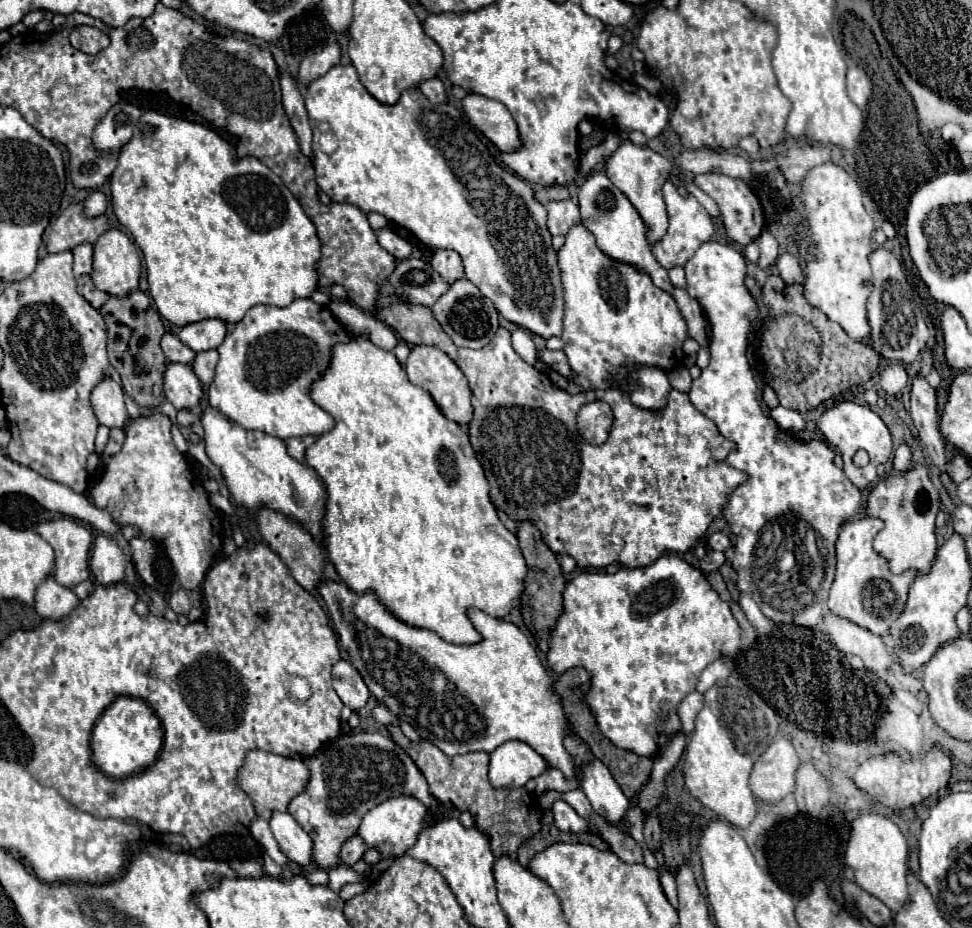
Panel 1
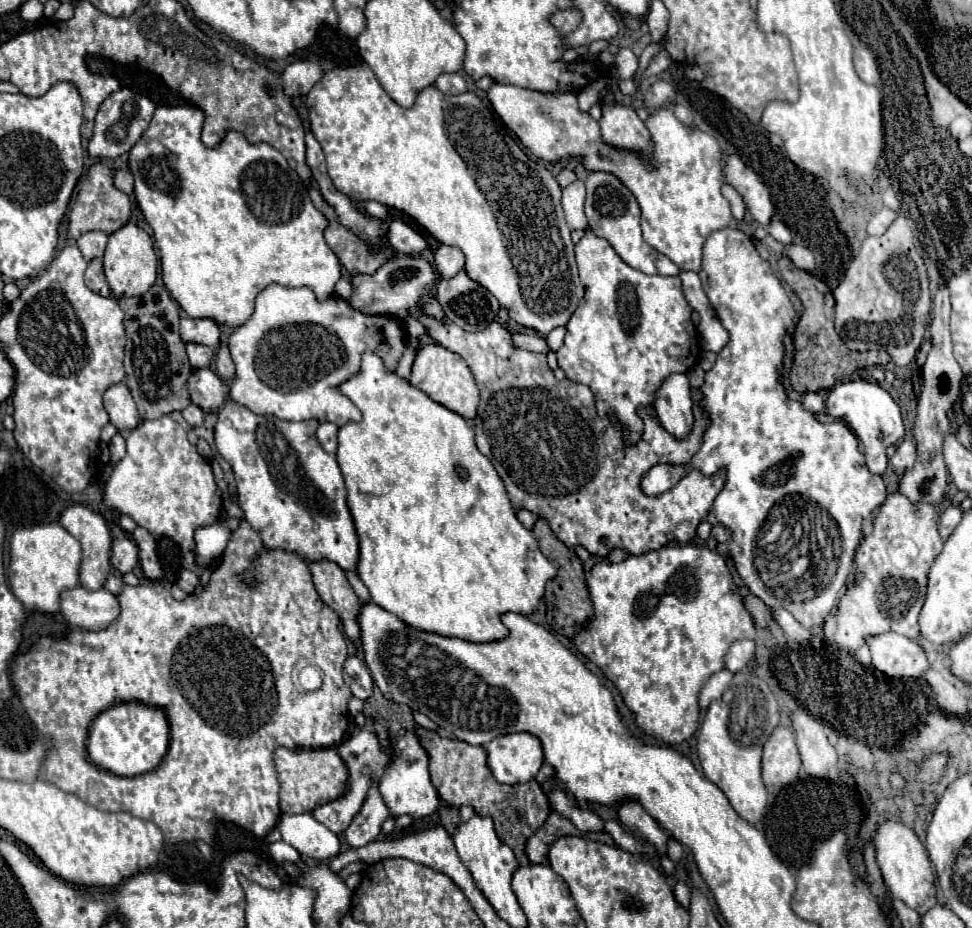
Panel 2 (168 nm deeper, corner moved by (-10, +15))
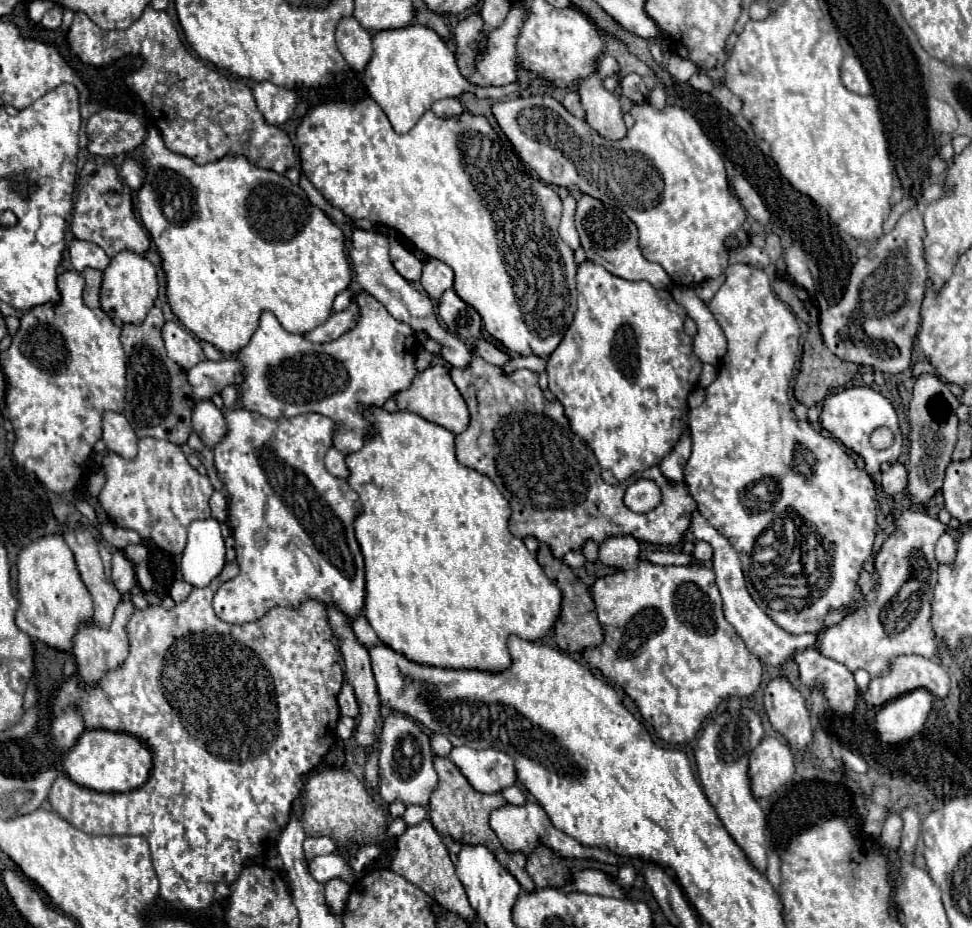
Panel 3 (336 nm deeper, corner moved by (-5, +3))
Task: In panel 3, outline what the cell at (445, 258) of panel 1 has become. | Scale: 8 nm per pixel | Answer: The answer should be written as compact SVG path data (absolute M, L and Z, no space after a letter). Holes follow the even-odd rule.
M429 259L423 267L421 285L429 293L429 297L439 299L443 291L453 287L453 269L439 259Z

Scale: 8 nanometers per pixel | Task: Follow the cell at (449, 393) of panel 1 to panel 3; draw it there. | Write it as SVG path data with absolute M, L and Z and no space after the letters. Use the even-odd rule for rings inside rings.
M431 365L425 371L419 371L415 375L411 387L397 393L397 405L403 411L417 413L427 421L437 423L437 425L453 431L455 435L463 433L467 429L467 425L469 425L469 409L465 405L465 399L461 397L459 389L455 387L449 371L445 367L441 367L441 365Z

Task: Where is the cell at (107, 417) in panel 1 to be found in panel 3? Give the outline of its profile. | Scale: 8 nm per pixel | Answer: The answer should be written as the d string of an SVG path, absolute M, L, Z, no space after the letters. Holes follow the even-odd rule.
M105 411L103 415L103 441L109 451L127 459L137 455L137 435L129 421L119 411Z

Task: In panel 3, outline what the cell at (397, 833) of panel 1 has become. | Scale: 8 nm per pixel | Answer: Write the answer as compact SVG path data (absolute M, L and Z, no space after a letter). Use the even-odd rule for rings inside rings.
M391 713L385 717L379 739L379 795L385 803L401 801L409 805L429 805L429 797L437 785L437 773L433 769L433 751L429 745L429 735L423 733L415 721L403 717L401 713Z

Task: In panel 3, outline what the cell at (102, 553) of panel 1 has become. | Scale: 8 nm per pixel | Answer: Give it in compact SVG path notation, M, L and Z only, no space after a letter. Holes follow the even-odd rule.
M121 551L113 553L113 575L111 577L113 577L113 583L121 595L127 595L131 591L131 587L135 585L133 565Z

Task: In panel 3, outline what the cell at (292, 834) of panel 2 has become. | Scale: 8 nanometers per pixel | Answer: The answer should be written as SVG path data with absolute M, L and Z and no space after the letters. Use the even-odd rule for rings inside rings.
M331 853L331 855L319 855L313 857L309 863L309 873L319 881L319 883L327 883L333 877L341 877L349 883L353 883L353 871L347 863L345 857Z

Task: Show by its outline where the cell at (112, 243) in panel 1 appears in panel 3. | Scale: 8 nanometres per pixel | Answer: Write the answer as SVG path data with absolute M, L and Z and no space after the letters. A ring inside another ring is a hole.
M121 251L117 253L107 269L103 271L103 285L101 285L101 309L119 323L143 323L147 311L151 309L155 297L157 297L159 285L157 285L157 273L149 259L143 255L137 255L133 251Z

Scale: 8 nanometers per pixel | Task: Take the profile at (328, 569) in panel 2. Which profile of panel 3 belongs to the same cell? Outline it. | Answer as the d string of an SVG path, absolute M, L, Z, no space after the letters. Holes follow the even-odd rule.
M327 605L327 615L329 615L329 625L333 629L333 635L339 639L339 649L341 649L341 655L343 655L343 661L345 661L347 681L355 687L355 695L357 695L357 701L359 701L359 707L361 707L361 717L359 717L359 723L357 723L355 739L357 739L359 745L369 749L369 747L373 747L377 743L377 737L375 737L373 731L375 731L375 725L381 721L379 697L377 697L377 687L375 687L375 679L373 679L373 671L371 671L369 651L365 649L365 645L361 645L357 641L347 615L337 605Z

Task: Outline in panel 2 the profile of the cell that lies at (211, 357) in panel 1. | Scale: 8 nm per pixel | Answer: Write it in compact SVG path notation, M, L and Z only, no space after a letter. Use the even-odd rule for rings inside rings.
M222 343L220 349L218 349L218 355L216 355L216 369L218 369L218 377L224 379L224 381L232 381L232 377L236 375L234 361L230 359L228 345L226 345L226 343Z

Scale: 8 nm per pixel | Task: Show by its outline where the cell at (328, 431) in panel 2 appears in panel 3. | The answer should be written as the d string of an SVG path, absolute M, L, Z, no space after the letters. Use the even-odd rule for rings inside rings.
M331 447L325 455L325 467L331 475L345 479L347 477L347 465L345 465L345 455L339 453L335 447Z

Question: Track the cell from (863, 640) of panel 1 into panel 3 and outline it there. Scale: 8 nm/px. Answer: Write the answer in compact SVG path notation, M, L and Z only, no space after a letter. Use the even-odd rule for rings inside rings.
M919 655L893 657L885 675L871 677L869 689L865 691L865 699L871 705L883 705L883 703L887 703L887 701L891 701L891 699L895 699L895 697L899 697L903 693L915 691L915 689L927 689L937 697L945 697L949 693L949 675L947 675L945 667L941 663L937 663L937 661L919 657Z

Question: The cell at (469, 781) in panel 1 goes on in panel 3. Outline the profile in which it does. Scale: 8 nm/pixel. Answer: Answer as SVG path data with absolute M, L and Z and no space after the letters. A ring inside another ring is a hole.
M435 755L433 759L435 763L435 771L439 773L439 785L437 789L433 791L431 795L431 803L429 803L429 817L431 817L431 823L435 825L435 829L441 833L441 835L449 835L457 841L463 841L463 843L479 843L479 845L485 845L489 851L495 853L495 859L519 881L519 885L525 889L525 891L533 891L535 889L535 883L531 881L531 877L527 875L525 871L525 861L527 857L523 853L509 853L501 847L497 835L493 833L493 829L489 827L489 815L491 815L491 809L499 809L501 805L505 805L505 797L501 793L493 793L493 795L483 795L479 791L475 791L471 787L471 783L465 779L465 775L457 769L457 765L453 761L449 761L447 757L439 757Z

